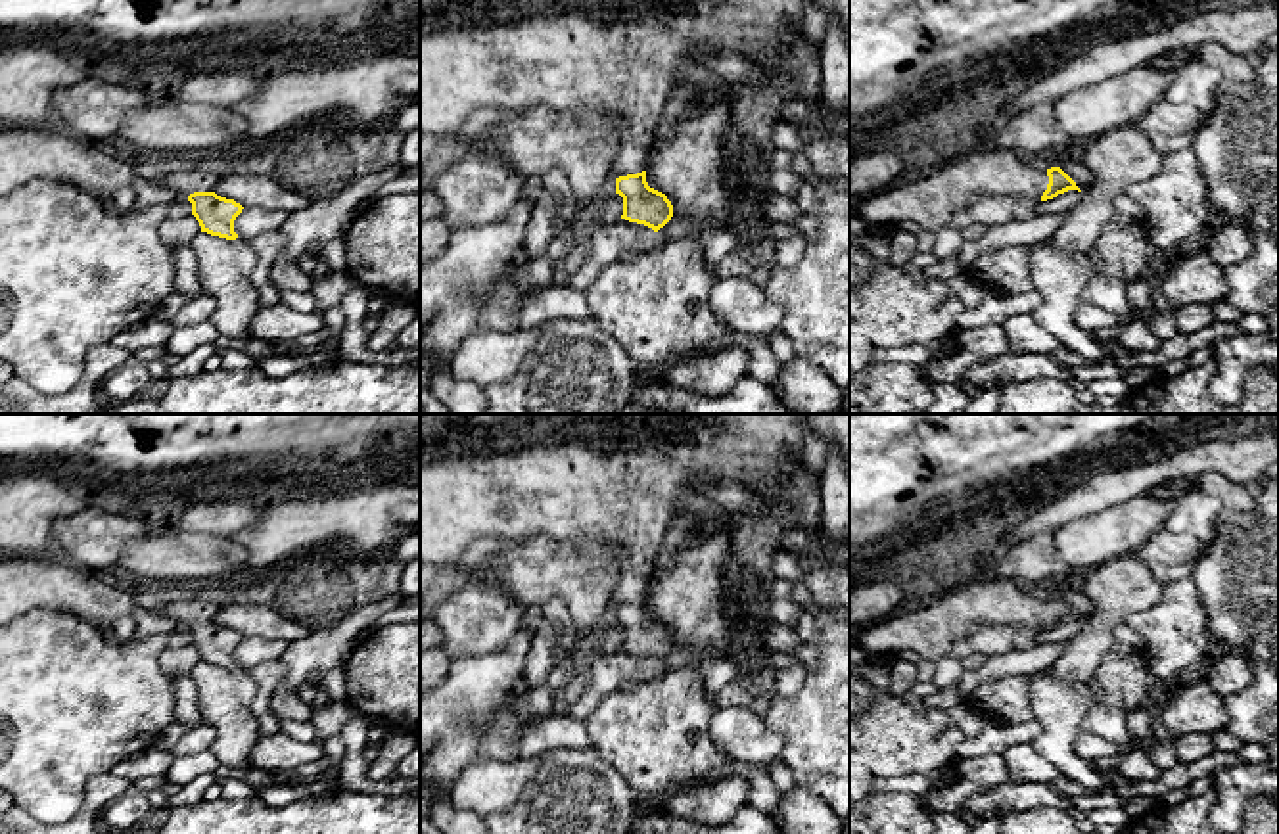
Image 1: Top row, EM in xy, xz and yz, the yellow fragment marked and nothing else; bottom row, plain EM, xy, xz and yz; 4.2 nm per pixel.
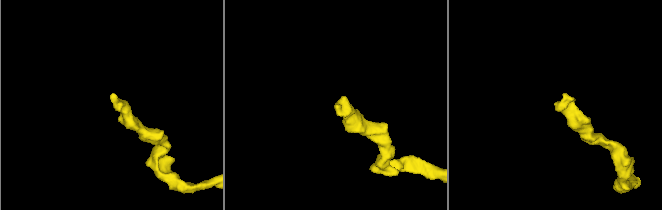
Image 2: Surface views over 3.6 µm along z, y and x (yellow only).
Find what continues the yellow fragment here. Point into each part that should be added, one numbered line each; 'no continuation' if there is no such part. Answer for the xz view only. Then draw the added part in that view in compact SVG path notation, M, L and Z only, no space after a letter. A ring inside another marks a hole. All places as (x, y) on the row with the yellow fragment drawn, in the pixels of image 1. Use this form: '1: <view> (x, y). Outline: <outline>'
1: xz (624, 64). Outline: M627 0L610 10L589 6L564 15L539 15L483 29L437 29L420 36L420 134L449 136L474 113L497 107L545 107L554 117L568 113L606 119L616 128L616 153L608 176L614 180L648 169L663 113L677 86L708 77L698 50L725 50L769 71L803 35L805 0Z

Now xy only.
1: xy (192, 179). Outline: M188 165L184 171L167 174L153 182L188 197L194 192L213 192L217 176L201 171L198 165Z

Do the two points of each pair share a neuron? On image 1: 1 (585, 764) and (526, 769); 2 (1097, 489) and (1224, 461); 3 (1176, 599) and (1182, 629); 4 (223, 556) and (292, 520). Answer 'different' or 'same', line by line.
1: different
2: same
3: same
4: different

